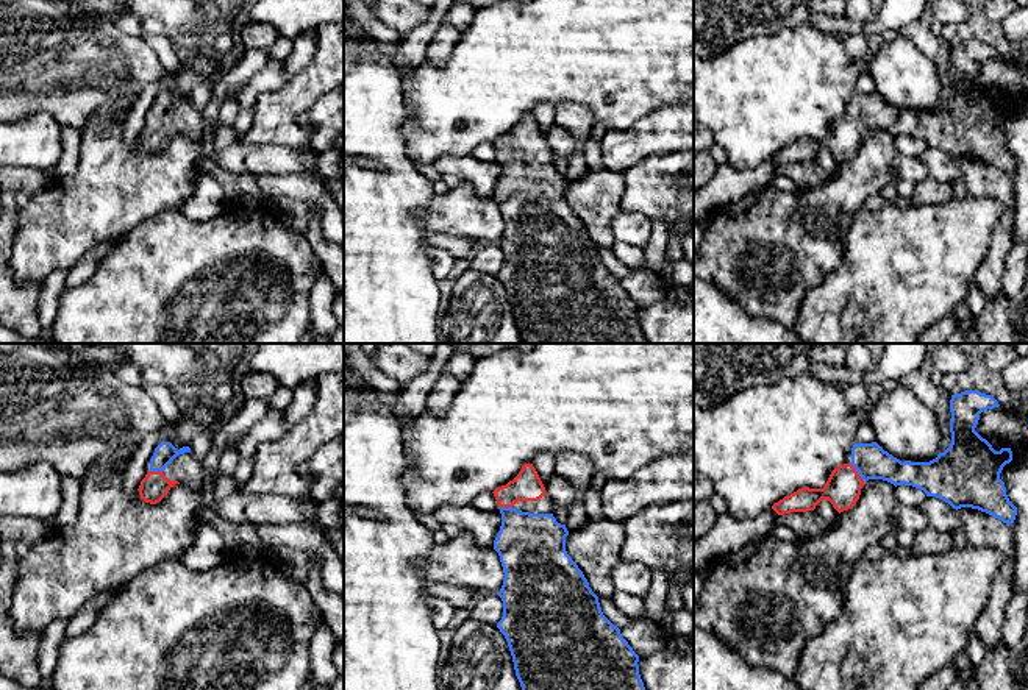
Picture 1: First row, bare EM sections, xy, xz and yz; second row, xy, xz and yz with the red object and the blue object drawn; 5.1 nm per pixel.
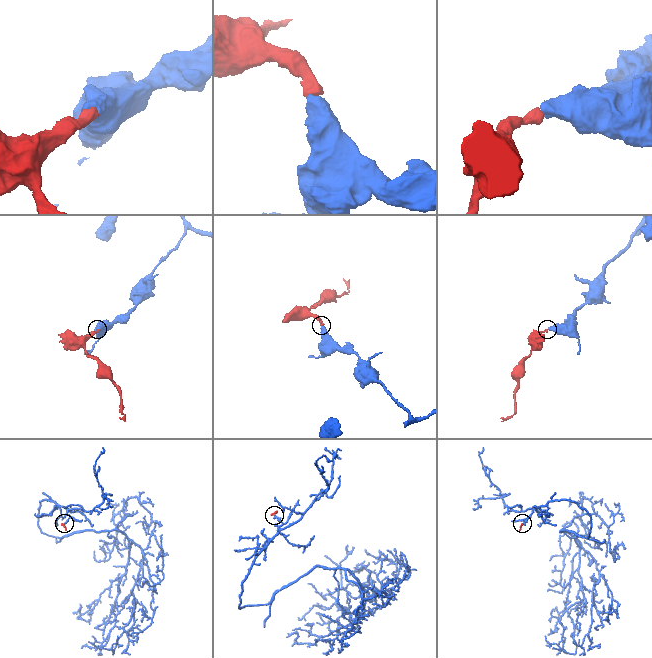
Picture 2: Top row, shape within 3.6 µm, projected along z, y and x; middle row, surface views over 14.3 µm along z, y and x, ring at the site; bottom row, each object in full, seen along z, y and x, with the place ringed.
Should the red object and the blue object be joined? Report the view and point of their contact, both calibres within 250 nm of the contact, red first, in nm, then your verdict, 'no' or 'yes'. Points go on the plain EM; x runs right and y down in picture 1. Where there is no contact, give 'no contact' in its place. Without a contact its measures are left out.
yz (856, 124) | 190/180 nm | yes

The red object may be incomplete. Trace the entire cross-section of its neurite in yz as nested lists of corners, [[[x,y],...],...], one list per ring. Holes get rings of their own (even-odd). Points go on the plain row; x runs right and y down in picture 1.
[[[967,41],[951,45],[950,50],[950,83],[951,94],[930,112],[911,112],[894,108],[884,101],[876,92],[855,94],[851,98],[851,112],[834,119],[823,139],[803,137],[784,147],[772,156],[778,164],[808,162],[814,161],[822,150],[828,150],[833,158],[841,164],[851,159],[859,150],[862,134],[869,130],[883,130],[897,136],[912,136],[926,144],[948,153],[953,159],[972,158],[986,162],[1008,176],[1014,173],[1017,158],[1006,145],[1005,133],[1000,123],[1006,114],[1012,111],[1011,98],[995,101],[992,95],[983,89],[976,81],[980,64],[987,59],[998,58],[994,45],[986,45],[978,41]]]

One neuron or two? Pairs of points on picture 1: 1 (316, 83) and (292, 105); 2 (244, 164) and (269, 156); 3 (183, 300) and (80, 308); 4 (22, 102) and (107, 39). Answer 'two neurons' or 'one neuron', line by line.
1: one neuron
2: one neuron
3: one neuron
4: one neuron

